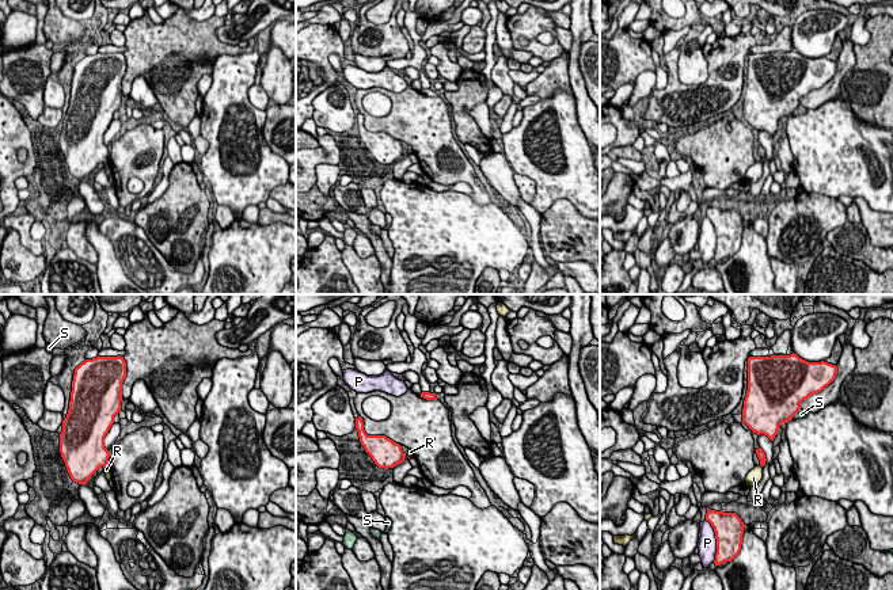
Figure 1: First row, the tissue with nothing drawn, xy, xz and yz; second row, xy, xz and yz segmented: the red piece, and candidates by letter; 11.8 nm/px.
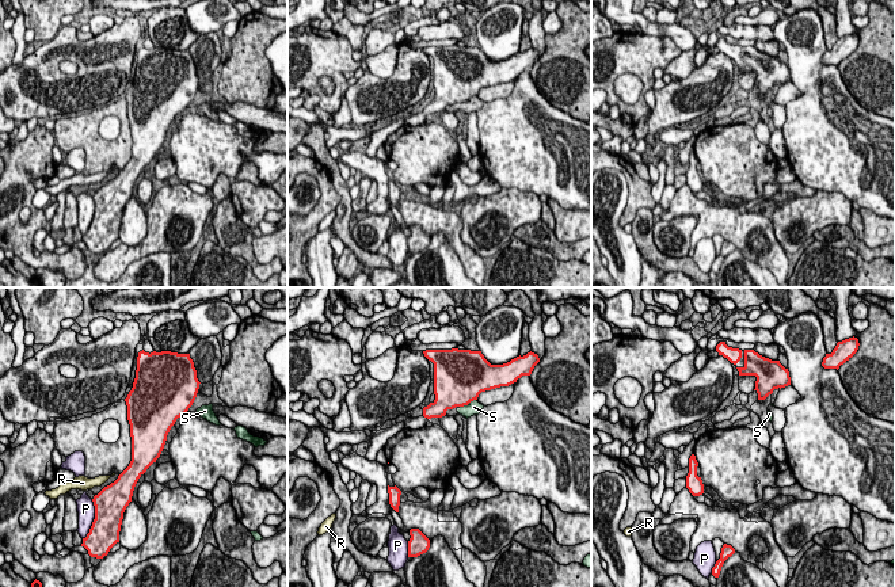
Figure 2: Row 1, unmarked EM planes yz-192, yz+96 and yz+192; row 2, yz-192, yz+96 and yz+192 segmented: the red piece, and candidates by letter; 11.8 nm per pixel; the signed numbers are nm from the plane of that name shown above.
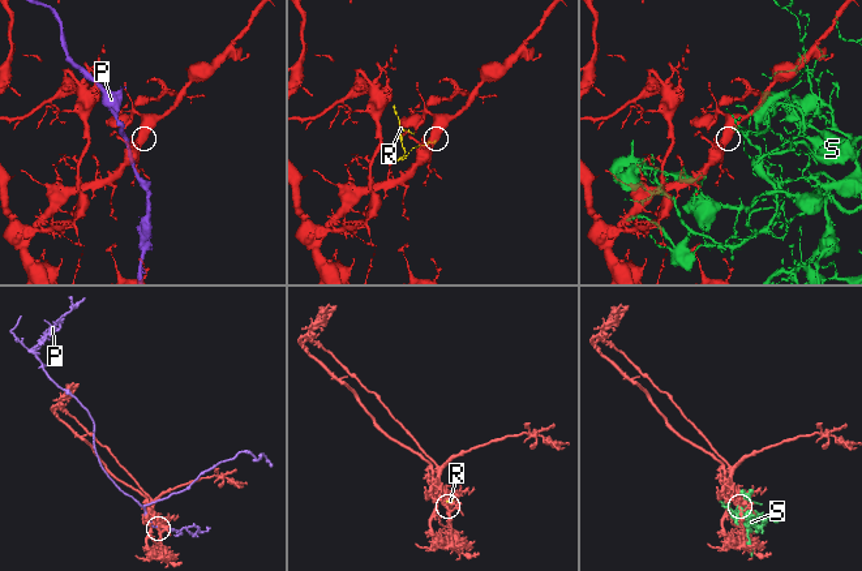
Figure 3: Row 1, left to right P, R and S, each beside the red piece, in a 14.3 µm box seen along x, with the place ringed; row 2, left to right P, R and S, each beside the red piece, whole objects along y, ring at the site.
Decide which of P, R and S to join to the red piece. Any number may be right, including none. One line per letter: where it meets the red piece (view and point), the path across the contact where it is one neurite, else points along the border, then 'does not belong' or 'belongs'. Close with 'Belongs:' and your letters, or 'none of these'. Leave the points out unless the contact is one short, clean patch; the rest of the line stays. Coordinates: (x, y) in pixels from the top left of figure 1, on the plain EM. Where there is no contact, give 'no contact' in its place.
P: yz (717, 238) | does not belong
R: xy (105, 162) | along xy (107, 162), (103, 163) | does not belong
S: yz (795, 109) | does not belong
Belongs: none of these

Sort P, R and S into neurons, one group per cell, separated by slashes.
P / R / S

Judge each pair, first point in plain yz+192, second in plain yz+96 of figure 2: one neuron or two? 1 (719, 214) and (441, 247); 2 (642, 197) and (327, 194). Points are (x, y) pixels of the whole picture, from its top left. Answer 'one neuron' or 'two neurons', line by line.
1: two neurons
2: one neuron

